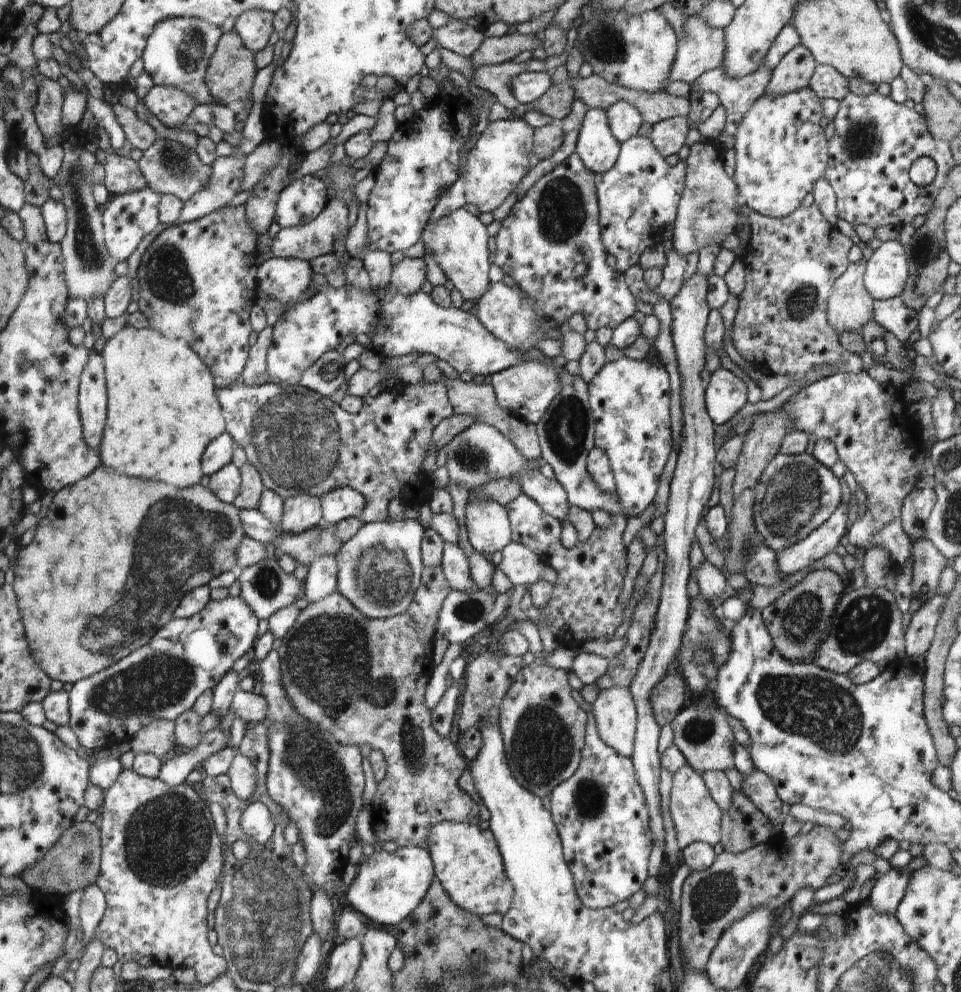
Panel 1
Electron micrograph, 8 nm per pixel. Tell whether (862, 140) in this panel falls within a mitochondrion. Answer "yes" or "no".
yes

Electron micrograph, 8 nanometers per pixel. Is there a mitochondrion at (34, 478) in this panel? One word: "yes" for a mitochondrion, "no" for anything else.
no

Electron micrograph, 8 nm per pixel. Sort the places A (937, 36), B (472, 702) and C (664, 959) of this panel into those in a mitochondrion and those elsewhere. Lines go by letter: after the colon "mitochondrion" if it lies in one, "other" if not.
A: mitochondrion
B: other
C: other

